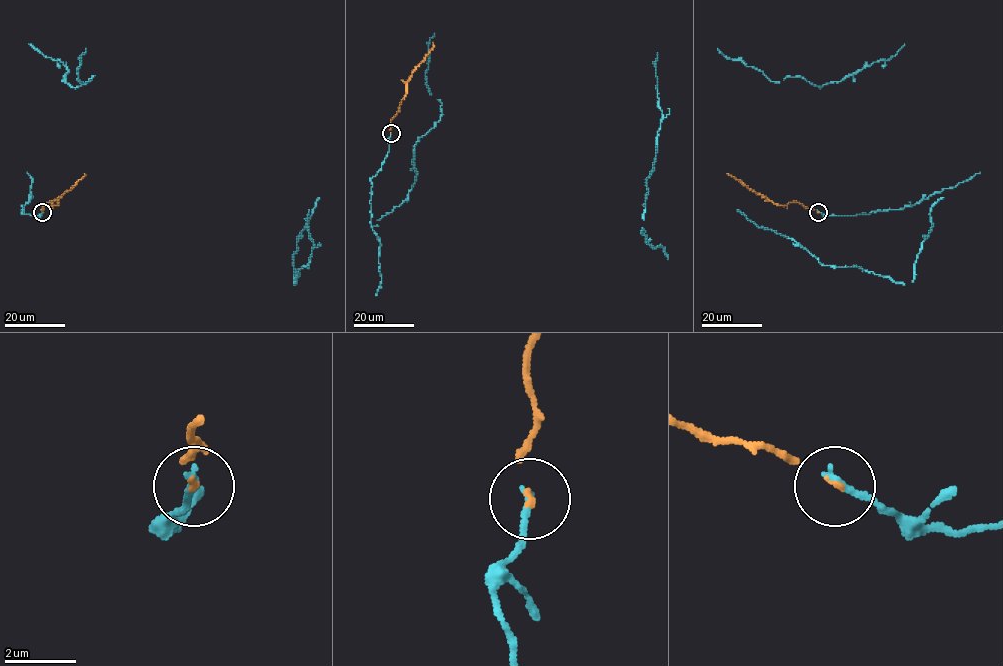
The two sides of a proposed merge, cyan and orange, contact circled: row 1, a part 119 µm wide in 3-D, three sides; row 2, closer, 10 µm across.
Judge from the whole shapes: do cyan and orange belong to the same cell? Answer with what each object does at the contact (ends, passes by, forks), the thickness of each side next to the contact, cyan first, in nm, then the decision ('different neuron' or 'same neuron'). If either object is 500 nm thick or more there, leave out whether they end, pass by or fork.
cyan ends; orange ends; calibres 240 and 90 nm; same neuron

